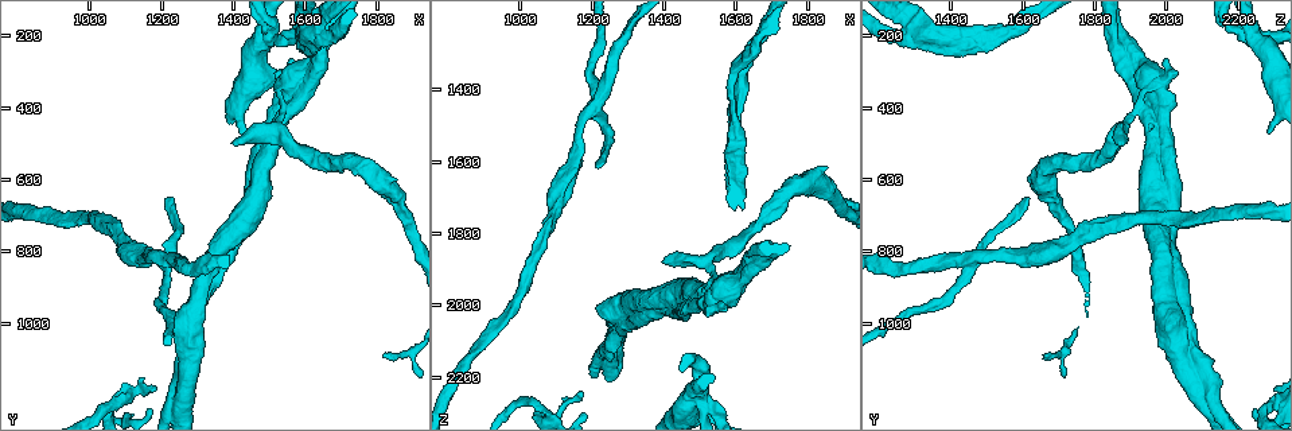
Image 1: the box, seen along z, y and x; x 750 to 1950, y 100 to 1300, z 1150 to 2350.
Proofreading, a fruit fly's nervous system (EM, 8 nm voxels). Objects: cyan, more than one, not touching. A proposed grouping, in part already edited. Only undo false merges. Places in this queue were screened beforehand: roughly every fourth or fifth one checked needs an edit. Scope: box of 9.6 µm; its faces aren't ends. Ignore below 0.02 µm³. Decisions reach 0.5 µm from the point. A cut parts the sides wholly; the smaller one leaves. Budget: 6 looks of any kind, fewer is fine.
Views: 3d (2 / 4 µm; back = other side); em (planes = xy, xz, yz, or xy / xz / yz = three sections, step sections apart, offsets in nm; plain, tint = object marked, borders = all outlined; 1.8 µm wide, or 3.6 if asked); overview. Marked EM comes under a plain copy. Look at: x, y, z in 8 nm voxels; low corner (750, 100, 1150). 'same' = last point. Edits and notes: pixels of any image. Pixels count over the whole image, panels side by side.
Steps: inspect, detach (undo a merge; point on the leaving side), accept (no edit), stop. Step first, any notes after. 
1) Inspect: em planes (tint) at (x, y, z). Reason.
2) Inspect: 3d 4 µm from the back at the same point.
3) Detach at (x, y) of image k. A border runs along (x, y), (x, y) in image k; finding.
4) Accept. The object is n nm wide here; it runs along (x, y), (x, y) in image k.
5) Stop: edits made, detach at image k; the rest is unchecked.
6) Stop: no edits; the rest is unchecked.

Inspect: em 3.6 µm planes (tint) at (1260, 1040, 2030). Two arms at a narrow angle.

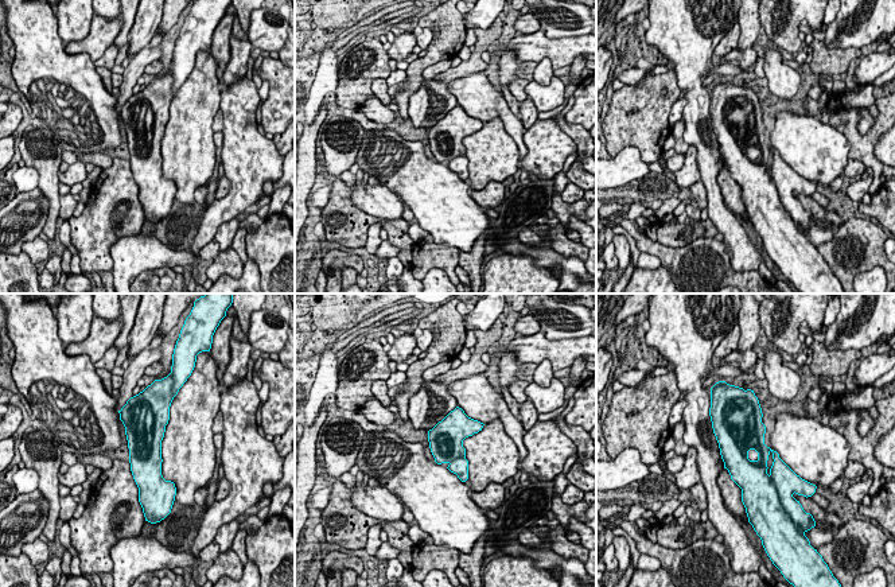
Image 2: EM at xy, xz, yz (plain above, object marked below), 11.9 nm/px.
Accept. All the same cell.

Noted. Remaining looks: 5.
Inspect: em xz step 16 (tint) at (1210, 830, 1440). Four-way junction.

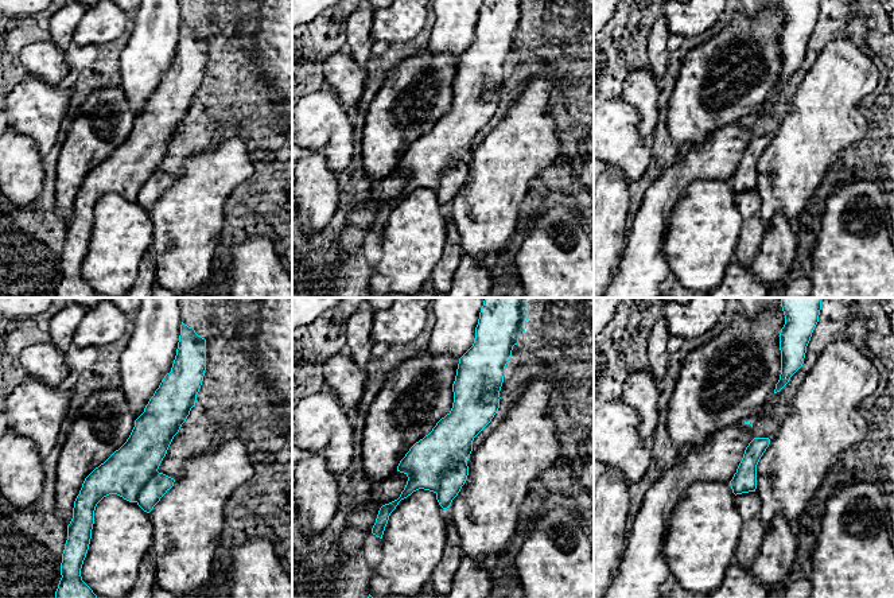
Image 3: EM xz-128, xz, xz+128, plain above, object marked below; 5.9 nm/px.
Inspect: em planes (tint) at the same point. Another direction.

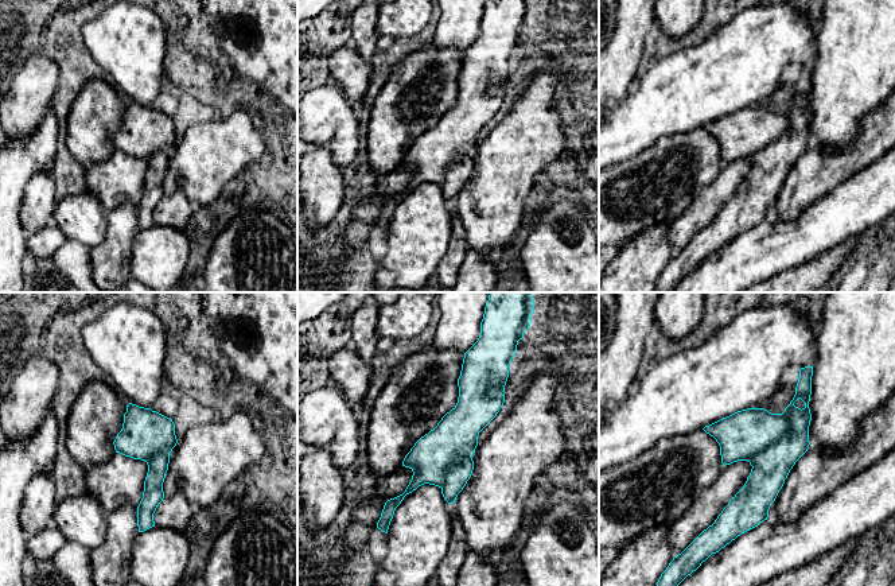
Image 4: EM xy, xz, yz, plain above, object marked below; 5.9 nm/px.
Detach at (770, 468) of image 4. A second cell is stuck on.

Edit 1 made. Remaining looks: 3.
Inspect: overview. Redraw.

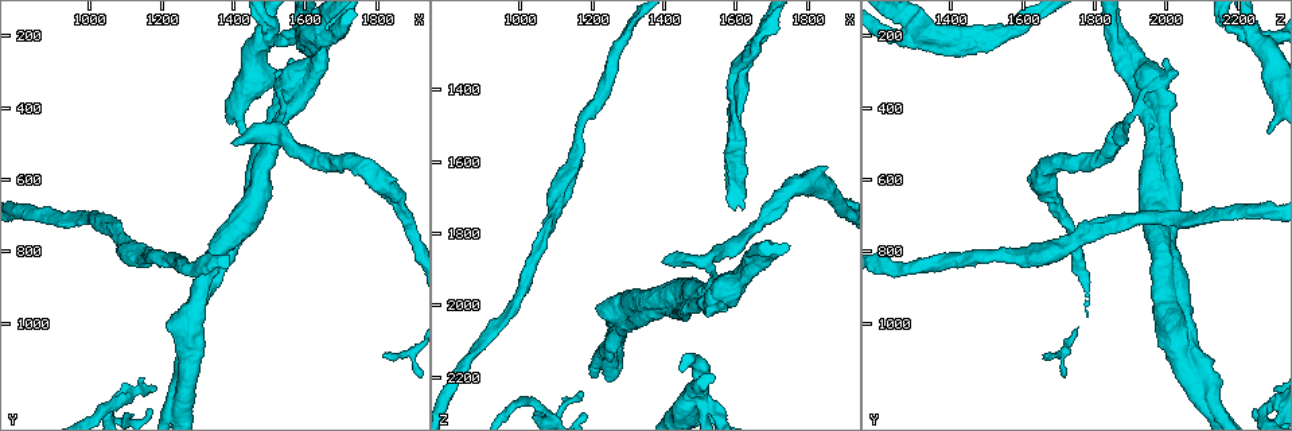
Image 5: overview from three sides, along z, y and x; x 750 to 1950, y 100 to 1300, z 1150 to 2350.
Inspect: em xy step 4 (tint) at (1480, 200, 2230). Calibre changes.

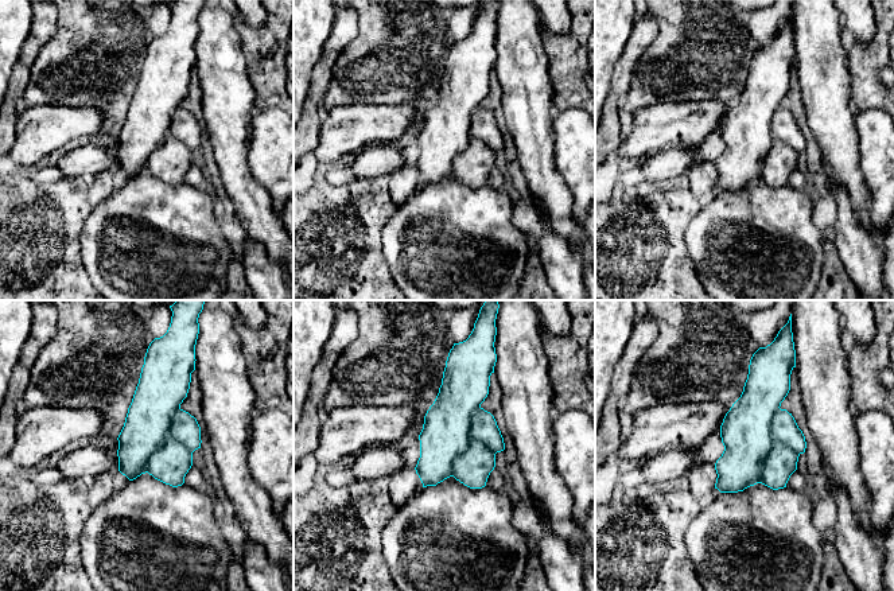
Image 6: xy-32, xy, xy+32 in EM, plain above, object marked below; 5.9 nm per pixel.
Detach at (745, 432) of image 6. A border runs along (780, 408), (760, 482) in image 6; a second cell is stuck on.

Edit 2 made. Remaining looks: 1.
Stop: edits made, detach at image 4, detach at image 6; the rest is unchecked.

